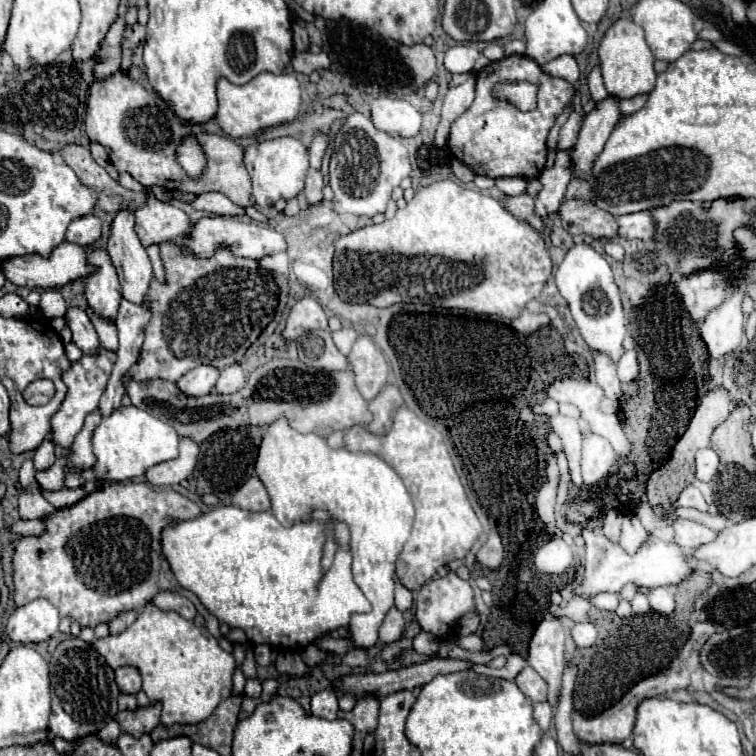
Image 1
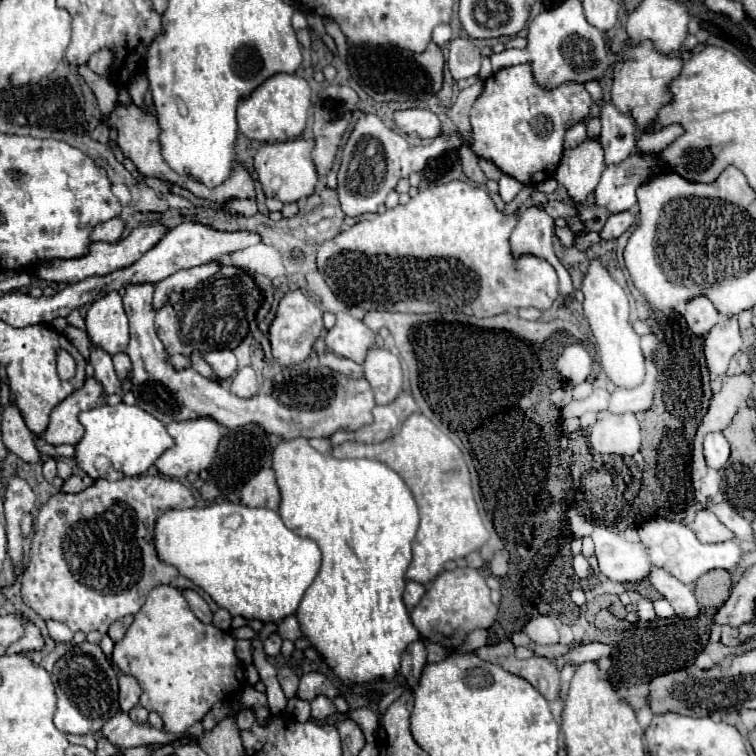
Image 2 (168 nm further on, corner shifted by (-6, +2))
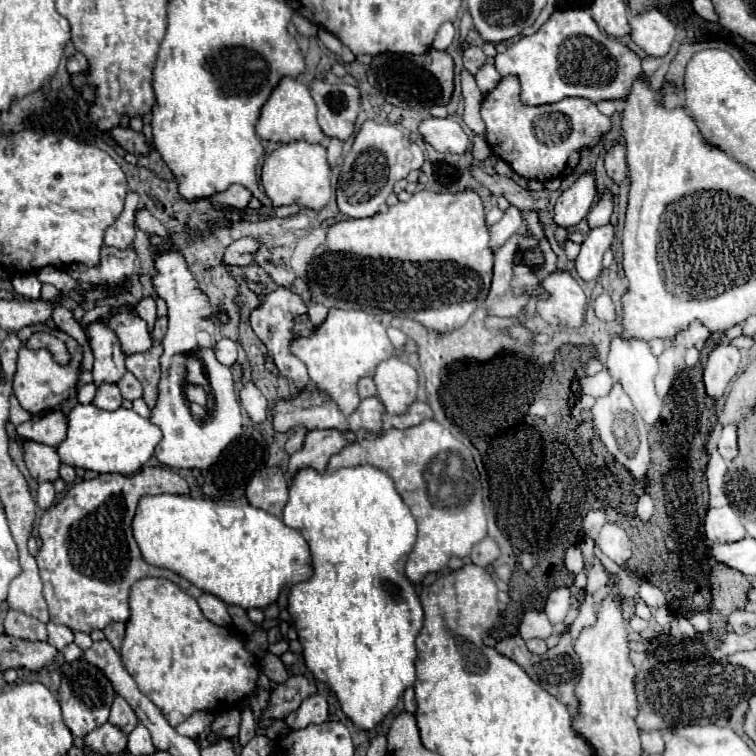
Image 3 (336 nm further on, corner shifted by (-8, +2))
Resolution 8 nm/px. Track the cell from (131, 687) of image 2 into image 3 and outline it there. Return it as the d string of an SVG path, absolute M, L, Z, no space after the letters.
M116 696L116 700L112 702L112 708L110 708L110 718L108 718L110 724L116 724L122 732L130 734L132 728L136 728L138 724L138 718L134 714L134 710L130 708L130 704L122 698L122 696Z

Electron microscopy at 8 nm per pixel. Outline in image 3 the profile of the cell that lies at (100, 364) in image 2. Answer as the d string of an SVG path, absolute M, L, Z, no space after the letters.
M102 384L96 390L96 398L94 404L102 410L116 410L122 406L122 396L116 384Z

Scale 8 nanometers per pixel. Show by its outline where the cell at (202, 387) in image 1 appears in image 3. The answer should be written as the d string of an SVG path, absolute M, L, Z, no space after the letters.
M220 338L214 346L214 352L216 352L218 362L222 362L224 366L232 366L236 362L236 354L238 354L236 342L232 342L228 338Z

